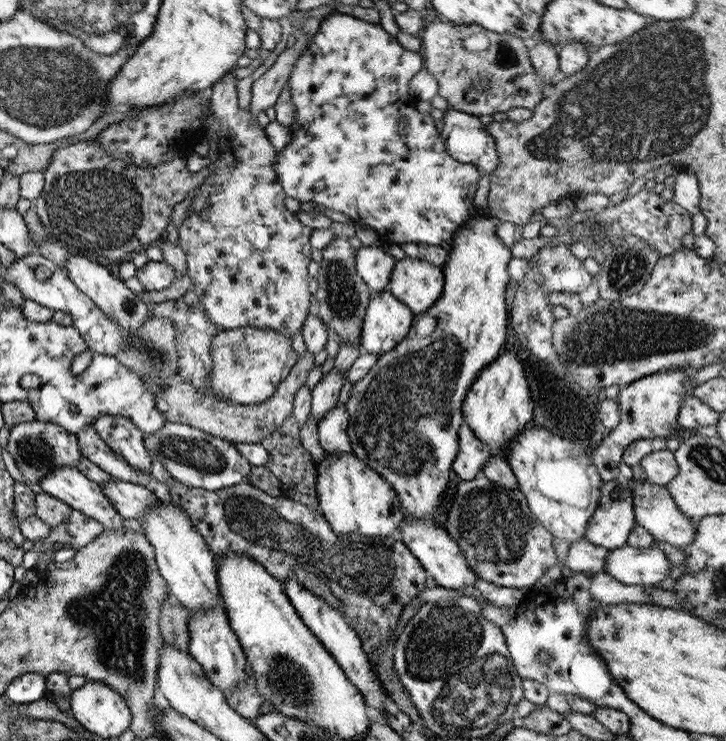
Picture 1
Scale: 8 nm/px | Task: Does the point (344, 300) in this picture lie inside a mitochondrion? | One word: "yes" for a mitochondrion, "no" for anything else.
yes

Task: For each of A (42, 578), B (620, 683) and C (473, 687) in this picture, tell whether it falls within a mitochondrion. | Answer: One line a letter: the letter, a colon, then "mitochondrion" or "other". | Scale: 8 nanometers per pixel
A: other
B: other
C: mitochondrion

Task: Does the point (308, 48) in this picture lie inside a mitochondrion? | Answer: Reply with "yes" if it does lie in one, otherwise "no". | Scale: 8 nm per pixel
no

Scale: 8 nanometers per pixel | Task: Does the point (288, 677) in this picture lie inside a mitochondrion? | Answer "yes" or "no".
yes

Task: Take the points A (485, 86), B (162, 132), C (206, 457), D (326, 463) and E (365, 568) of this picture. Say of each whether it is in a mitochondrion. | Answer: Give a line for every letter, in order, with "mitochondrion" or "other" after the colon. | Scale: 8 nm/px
A: mitochondrion
B: other
C: mitochondrion
D: other
E: mitochondrion

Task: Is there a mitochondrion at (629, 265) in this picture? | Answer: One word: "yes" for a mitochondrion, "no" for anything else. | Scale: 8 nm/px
yes

